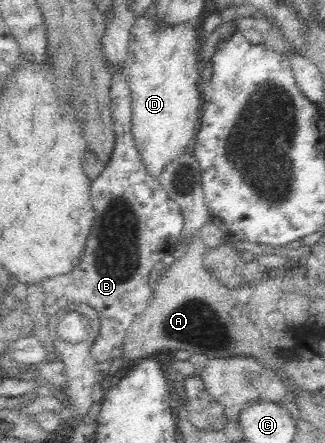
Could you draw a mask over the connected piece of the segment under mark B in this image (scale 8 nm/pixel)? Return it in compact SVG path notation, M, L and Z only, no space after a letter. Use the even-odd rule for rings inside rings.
M126 68L111 70L112 78L109 88L111 98L111 117L114 129L114 150L112 158L106 162L104 170L92 181L90 181L91 204L95 213L92 234L88 236L88 244L84 248L80 264L68 272L66 276L56 276L52 280L46 280L44 286L44 312L50 318L60 315L68 310L72 302L88 303L98 311L98 315L106 322L99 330L94 345L92 346L92 357L96 363L107 362L111 358L111 352L116 347L121 347L124 338L128 336L132 322L139 314L142 314L148 306L153 295L153 286L150 285L150 272L161 267L161 257L171 254L180 244L180 236L184 227L184 216L180 205L168 196L168 191L161 183L148 173L146 165L140 159L140 151L136 149L134 133L132 133L132 93L128 87L128 74Z

